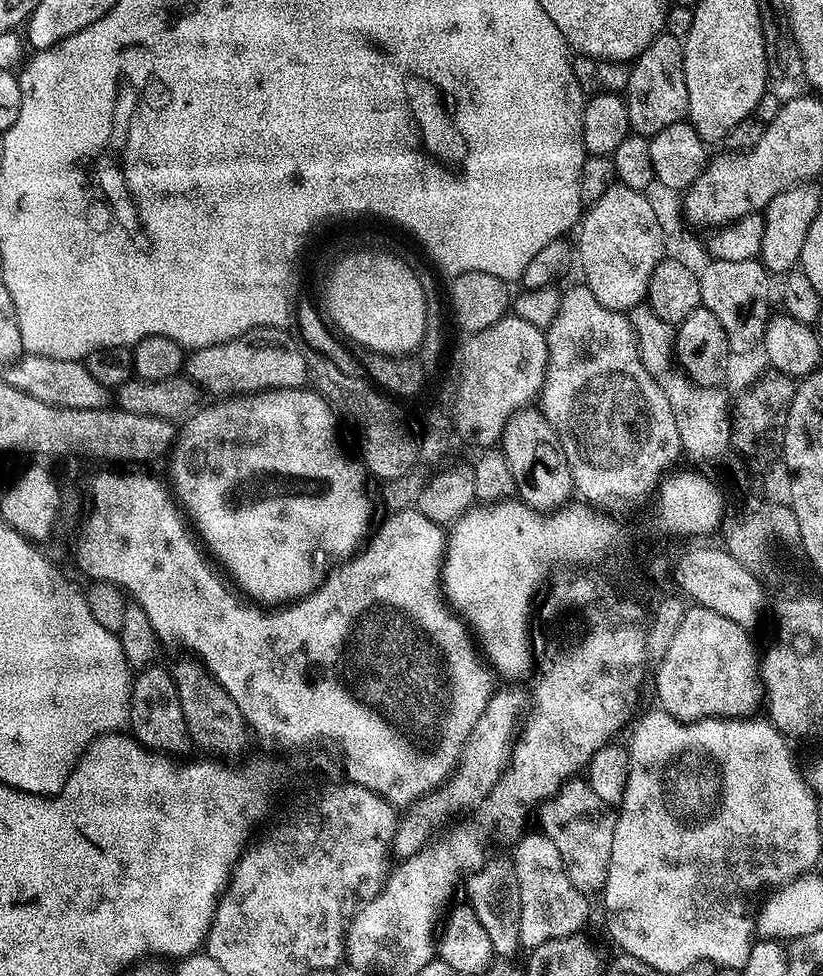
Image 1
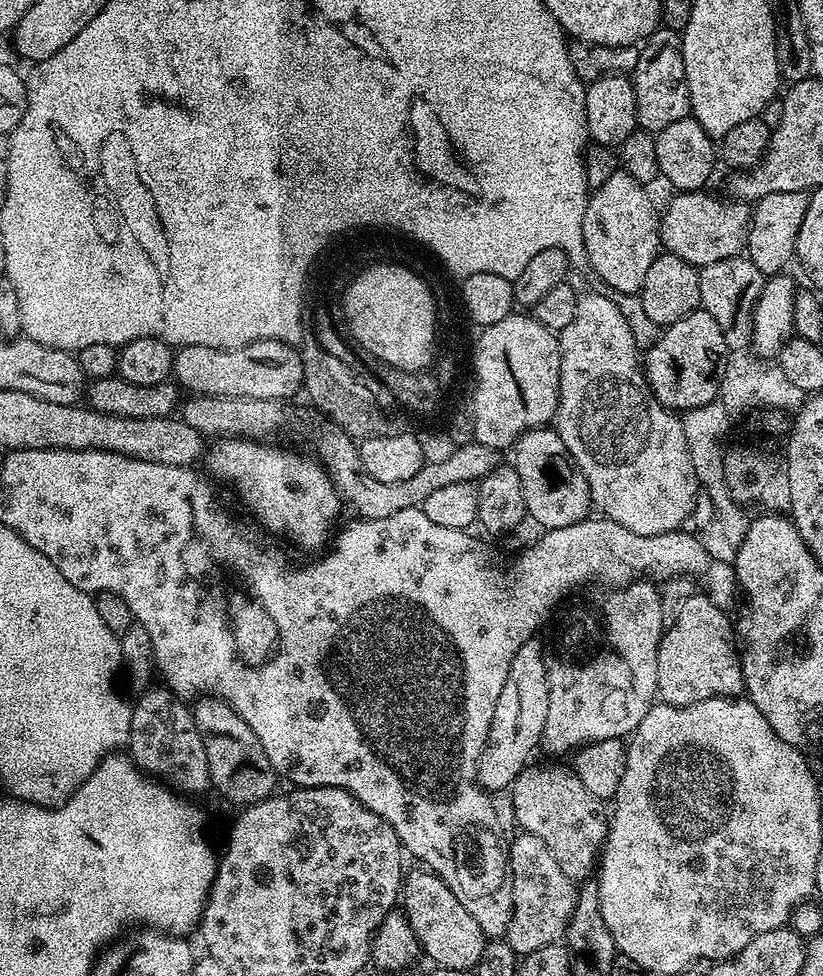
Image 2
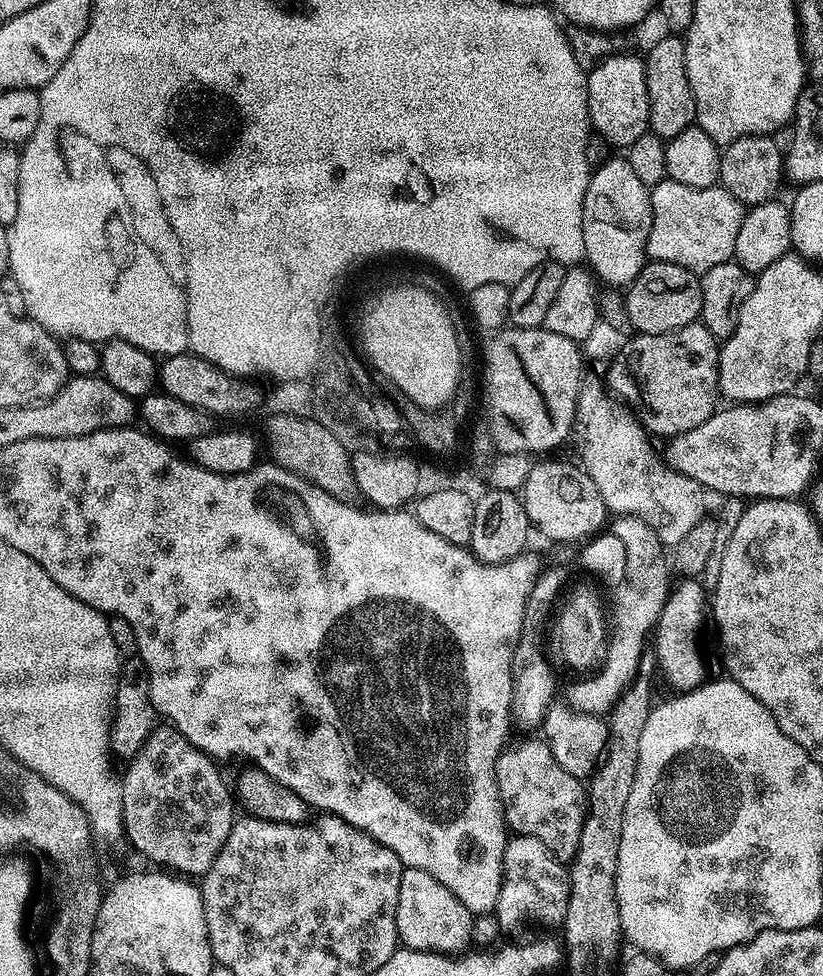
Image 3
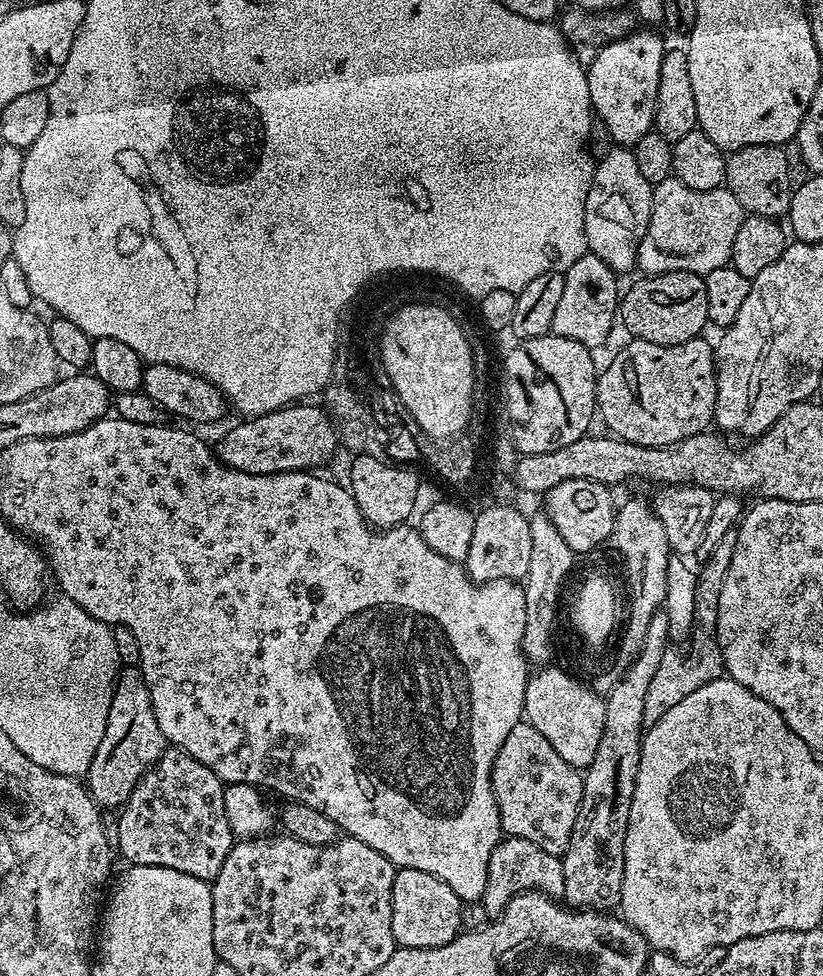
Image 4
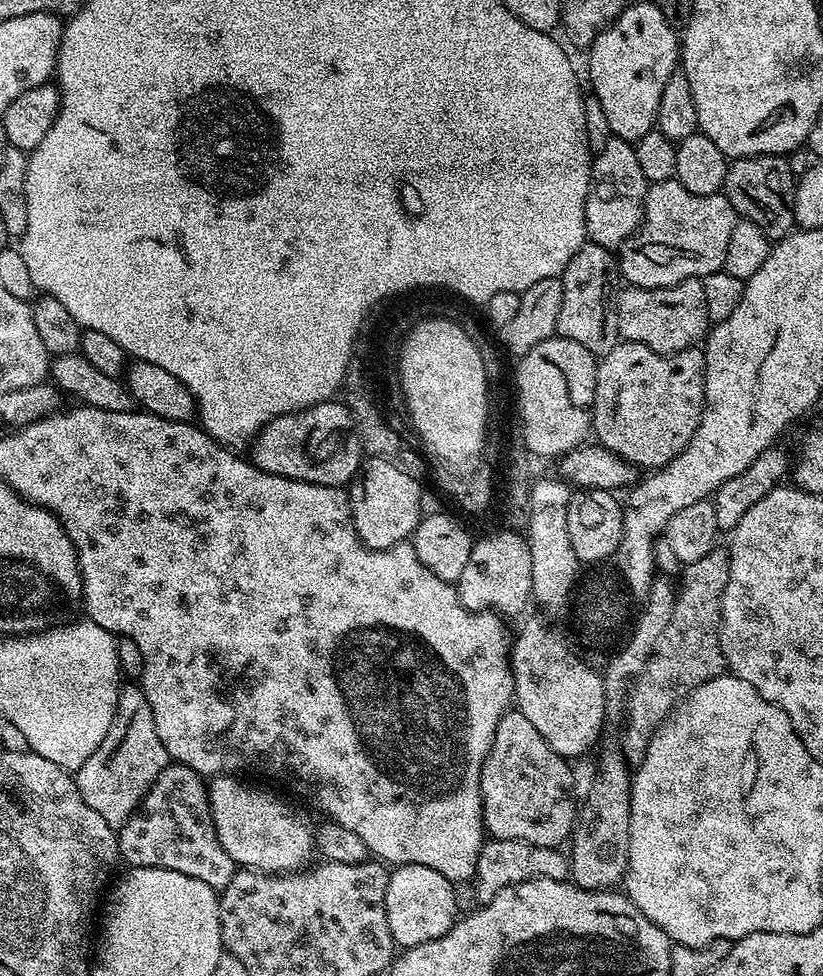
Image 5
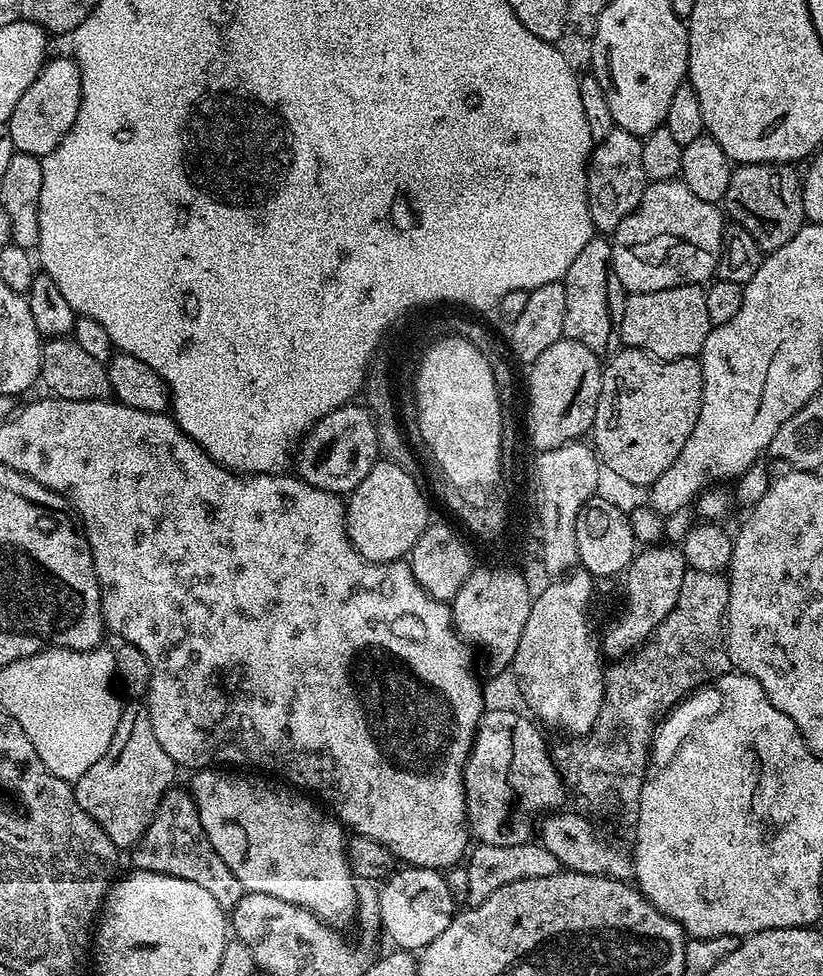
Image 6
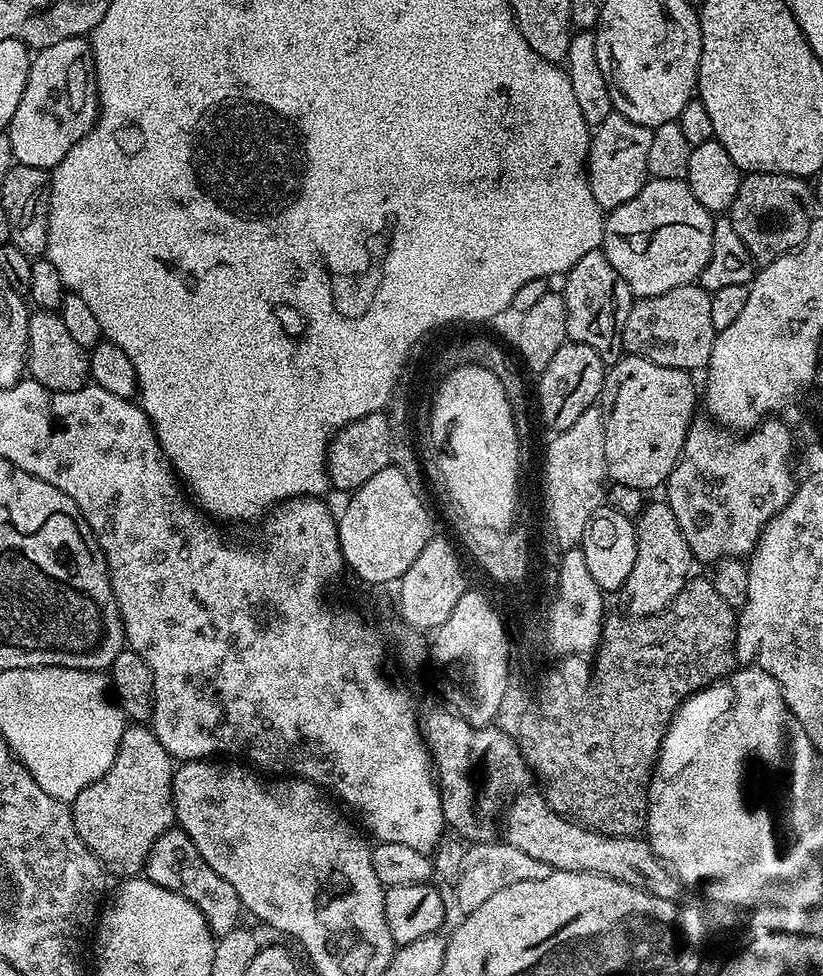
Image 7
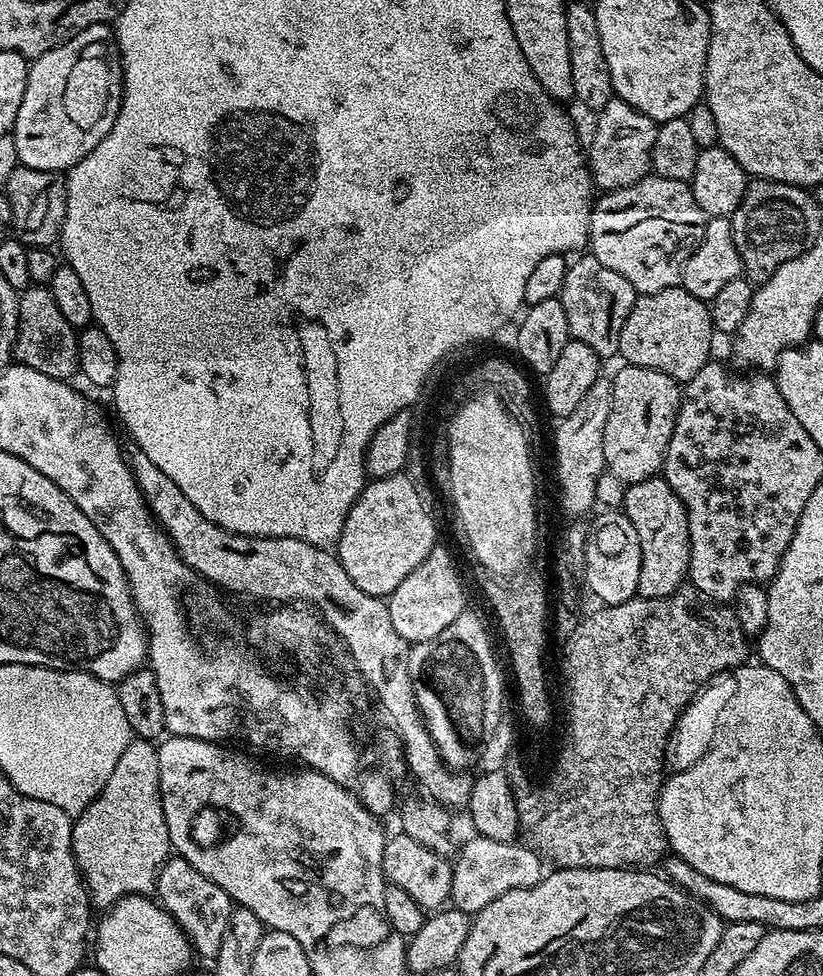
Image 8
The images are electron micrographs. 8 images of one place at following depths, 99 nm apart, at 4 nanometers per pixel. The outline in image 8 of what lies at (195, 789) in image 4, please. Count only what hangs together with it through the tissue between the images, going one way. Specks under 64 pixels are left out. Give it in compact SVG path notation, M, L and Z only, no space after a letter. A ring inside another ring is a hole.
M173 855L160 867L154 896L160 907L165 908L184 931L197 957L216 957L222 947L222 938L226 935L226 925L230 923L230 914L234 907L234 902L226 894L226 890L222 890L222 886L198 874L198 870L190 866L190 862Z

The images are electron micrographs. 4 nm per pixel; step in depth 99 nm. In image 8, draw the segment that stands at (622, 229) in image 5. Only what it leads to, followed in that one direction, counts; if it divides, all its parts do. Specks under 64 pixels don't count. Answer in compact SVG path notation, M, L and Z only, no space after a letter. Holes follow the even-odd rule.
M615 98L606 102L606 106L599 109L597 116L600 117L597 118L596 129L592 132L592 145L586 148L586 163L593 185L601 193L634 186L634 182L643 180L645 176L649 175L652 167L652 151L654 150L654 138L658 127L657 121L646 118L646 114L634 110L634 106Z

